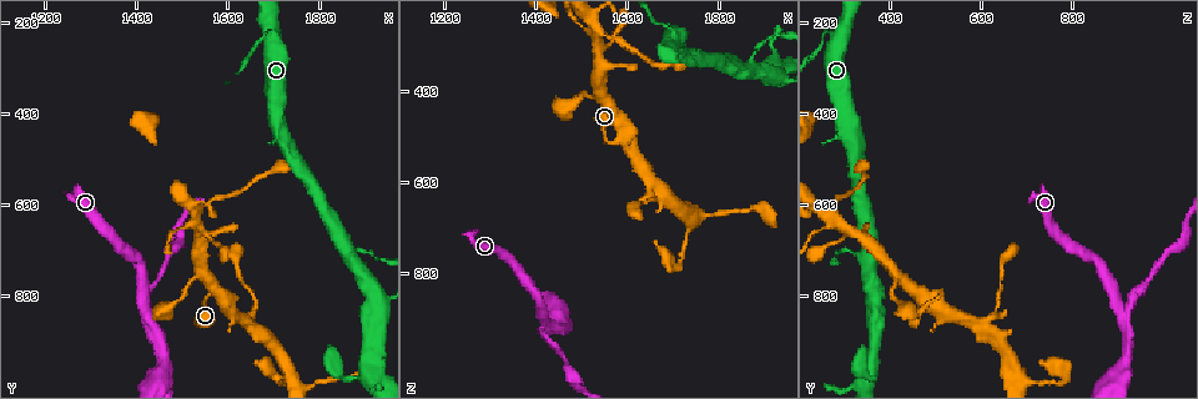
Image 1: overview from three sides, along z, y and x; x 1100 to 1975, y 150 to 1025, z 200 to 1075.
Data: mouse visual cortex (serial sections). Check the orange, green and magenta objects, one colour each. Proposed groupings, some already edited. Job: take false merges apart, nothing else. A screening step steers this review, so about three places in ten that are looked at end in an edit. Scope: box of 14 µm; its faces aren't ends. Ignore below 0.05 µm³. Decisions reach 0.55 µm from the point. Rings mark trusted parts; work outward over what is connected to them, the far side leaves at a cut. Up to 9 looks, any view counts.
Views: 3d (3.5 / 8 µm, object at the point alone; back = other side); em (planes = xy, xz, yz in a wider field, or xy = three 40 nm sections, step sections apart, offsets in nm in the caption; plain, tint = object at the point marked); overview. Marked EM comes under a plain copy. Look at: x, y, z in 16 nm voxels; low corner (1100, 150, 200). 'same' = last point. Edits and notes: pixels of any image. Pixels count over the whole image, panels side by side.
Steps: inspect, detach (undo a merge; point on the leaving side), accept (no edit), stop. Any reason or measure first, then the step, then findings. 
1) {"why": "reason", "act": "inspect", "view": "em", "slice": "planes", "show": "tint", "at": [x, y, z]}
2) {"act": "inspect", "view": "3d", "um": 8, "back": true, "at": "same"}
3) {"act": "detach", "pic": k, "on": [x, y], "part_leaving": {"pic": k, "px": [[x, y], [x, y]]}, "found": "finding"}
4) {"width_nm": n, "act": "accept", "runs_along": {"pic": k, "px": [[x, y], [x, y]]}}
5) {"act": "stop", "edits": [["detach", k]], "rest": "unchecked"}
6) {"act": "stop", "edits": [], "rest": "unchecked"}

{"why": "two arms at a narrow angle", "act": "inspect", "view": "3d", "um": 3.5, "at": [1720, 940, 665]}

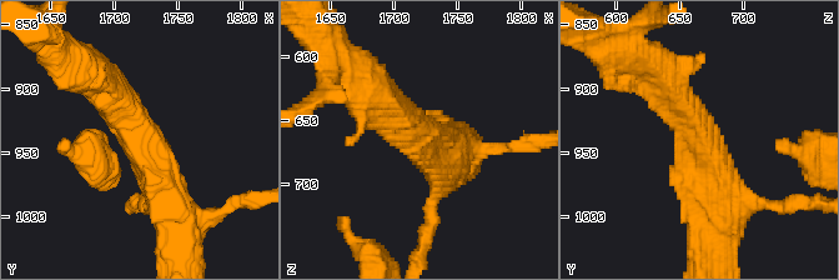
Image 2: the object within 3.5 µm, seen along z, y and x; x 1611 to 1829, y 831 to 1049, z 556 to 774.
{"arms": 3, "arm_widths_nm": [450, 450, 500], "act": "inspect", "view": "em", "slice": "xy", "step": 5, "show": "tint", "at": [1724, 942, 660]}

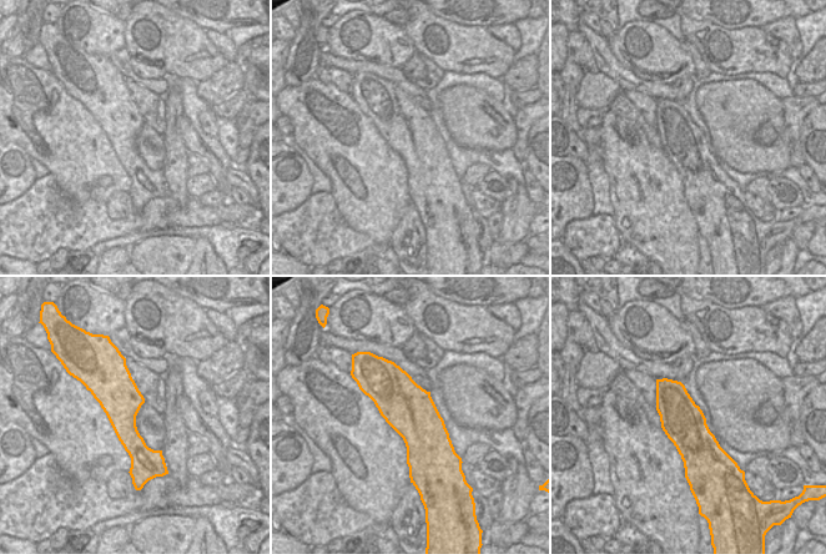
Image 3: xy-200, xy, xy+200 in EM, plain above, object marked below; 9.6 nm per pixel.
{"act": "accept", "runs_along": {"pic": 2, "px": [[100, 79], [154, 155], [177, 213]]}, "found": "all the same cell"}

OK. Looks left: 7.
{"why": "thin arm on a thick one", "act": "inspect", "view": "3d", "um": 3.5, "at": [1870, 705, 340]}

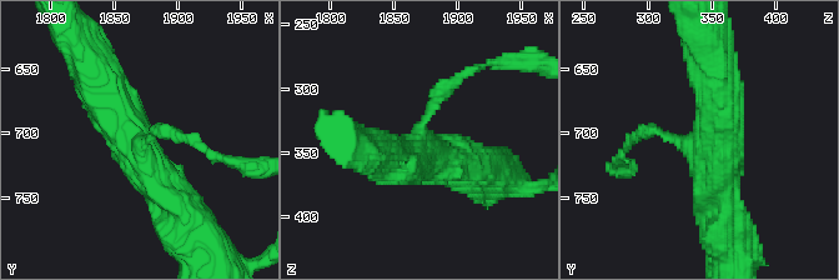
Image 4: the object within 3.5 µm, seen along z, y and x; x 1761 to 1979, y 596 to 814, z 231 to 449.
{"arms": 3, "arm_widths_nm": [150, 500, 600], "why": "shape alone is not enough", "act": "inspect", "view": "em", "slice": "xy", "step": 5, "show": "tint", "at": [1870, 706, 342]}

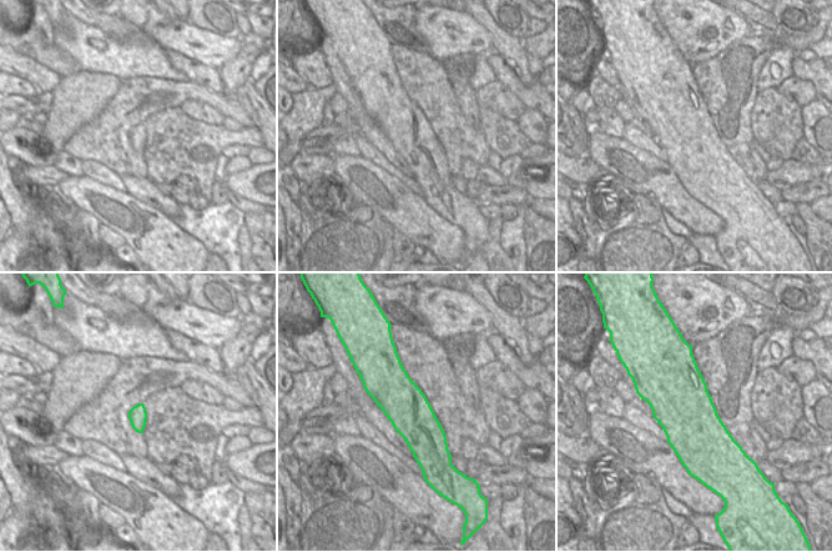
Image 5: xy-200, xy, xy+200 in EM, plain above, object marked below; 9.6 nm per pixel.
{"width_nm": 420, "act": "accept", "runs_along": {"pic": 4, "px": [[93, 73], [139, 156], [181, 210]]}, "found": "continuous, no second cell"}

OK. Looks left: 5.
{"why": "sharp bend", "act": "inspect", "view": "3d", "um": 3.5, "back": true, "at": [1705, 230, 280]}

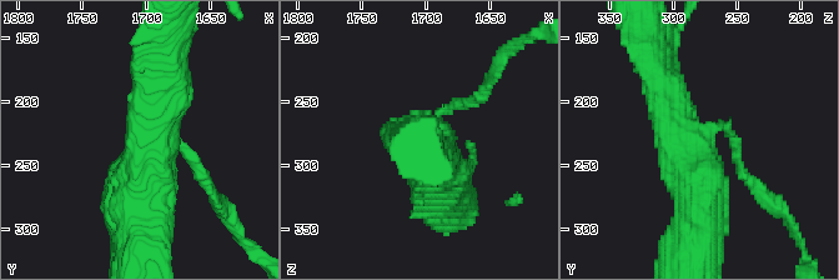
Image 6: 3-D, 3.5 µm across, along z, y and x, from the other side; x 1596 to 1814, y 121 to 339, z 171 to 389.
{"why": "now the EM", "act": "inspect", "view": "em", "slice": "planes", "show": "tint", "at": [1702, 238, 280]}

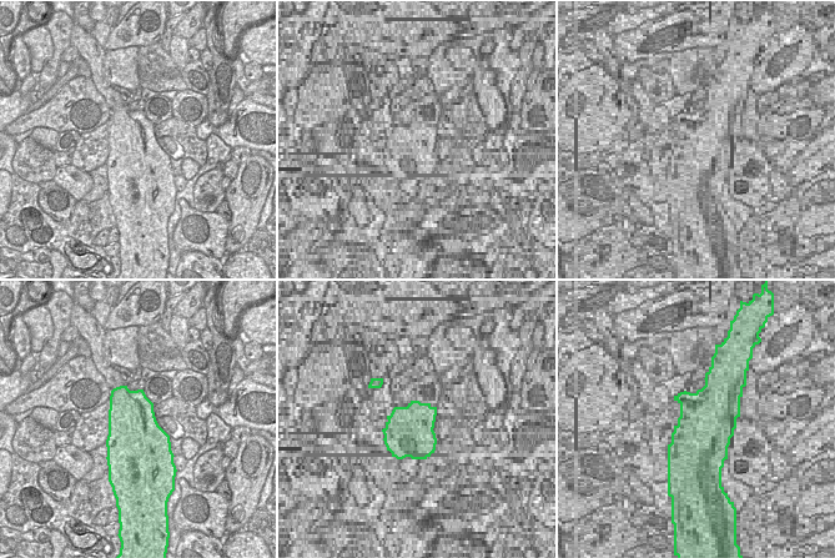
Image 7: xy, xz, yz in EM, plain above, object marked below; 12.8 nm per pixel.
{"act": "detach", "pic": 6, "on": [735, 156], "part_leaving": {"pic": 6, "px": [[726, 128], [739, 170], [780, 211]]}, "found": "a second cell is stuck on"}

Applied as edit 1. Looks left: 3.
{"act": "inspect", "view": "overview"}

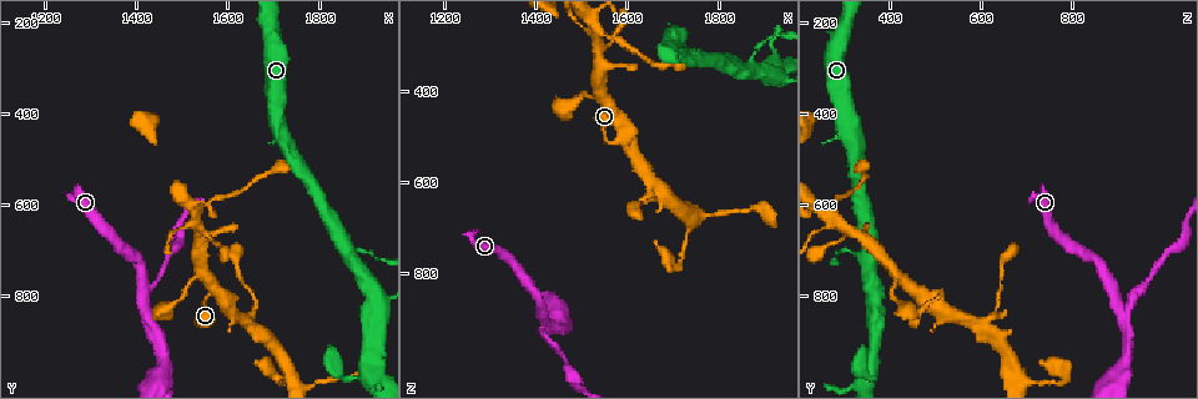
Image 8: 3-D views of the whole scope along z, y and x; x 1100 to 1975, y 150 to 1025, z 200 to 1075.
{"why": "sharp bend", "act": "inspect", "view": "3d", "um": 3.5, "at": [1420, 830, 905]}

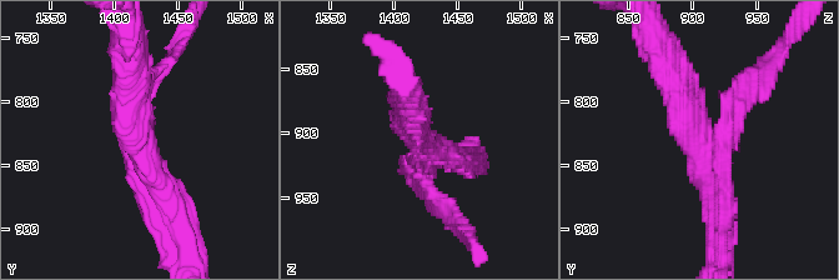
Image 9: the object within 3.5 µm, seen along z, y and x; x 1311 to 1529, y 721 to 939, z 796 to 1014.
{"arms": 3, "arm_widths_nm": [200, 350, 400], "act": "inspect", "view": "em", "slice": "xy", "step": 3, "show": "tint", "at": [1418, 836, 912]}

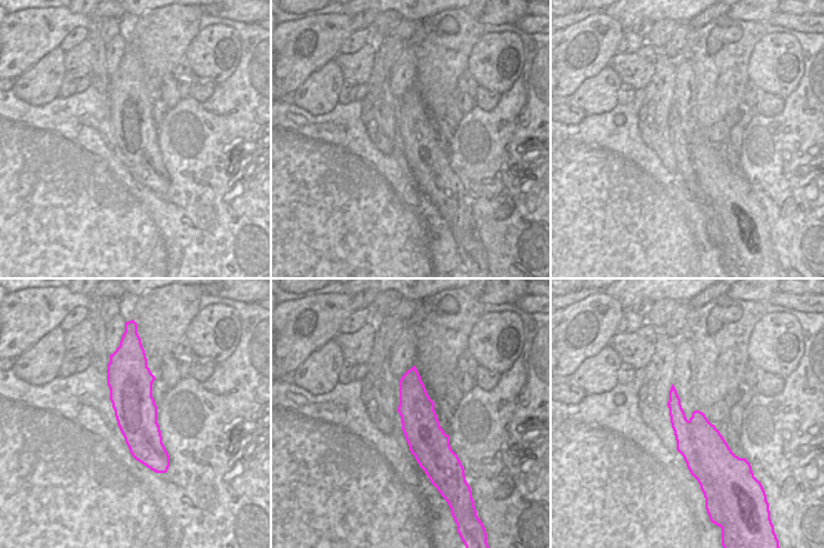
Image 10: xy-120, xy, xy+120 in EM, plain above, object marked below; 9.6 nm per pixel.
{"act": "detach", "pic": 9, "on": [733, 91], "found": "a second cell is stuck on"}

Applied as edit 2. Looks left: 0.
{"act": "stop", "edits": [["detach", 6], ["detach", 9]], "rest": "unchecked"}

